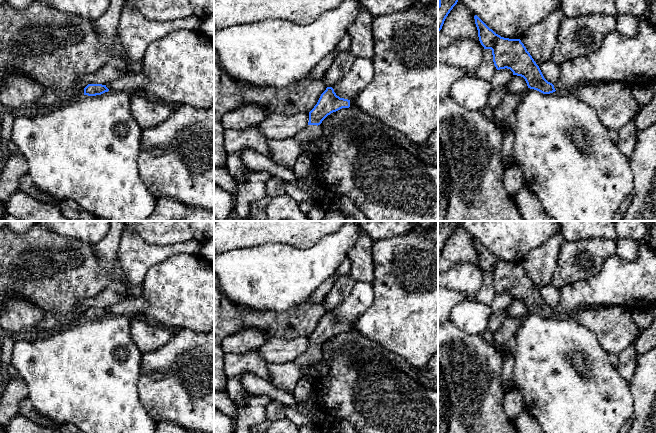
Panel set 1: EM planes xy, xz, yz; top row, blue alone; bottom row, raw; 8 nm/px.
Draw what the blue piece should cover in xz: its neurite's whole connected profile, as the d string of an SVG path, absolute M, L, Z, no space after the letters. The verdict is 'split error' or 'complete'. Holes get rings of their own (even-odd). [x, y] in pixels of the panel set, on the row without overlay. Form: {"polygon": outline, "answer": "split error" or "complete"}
{"polygon": "M327 311L317 328L309 336L308 349L297 356L293 362L303 368L315 367L323 358L322 345L331 337L349 331L350 324L340 322L332 311Z", "answer": "split error"}

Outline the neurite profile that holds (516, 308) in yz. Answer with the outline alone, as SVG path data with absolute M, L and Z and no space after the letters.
M514 299L506 308L506 317L524 316L528 310L525 303L521 300Z

